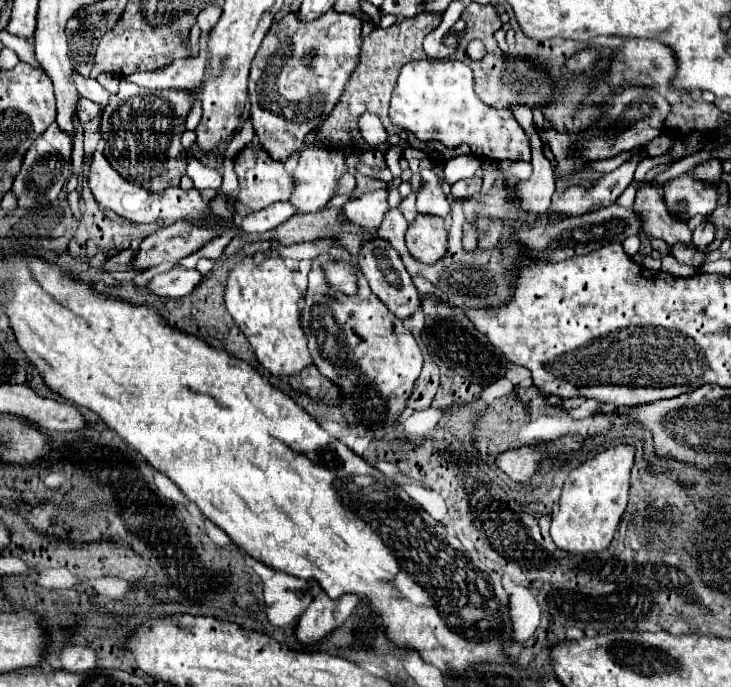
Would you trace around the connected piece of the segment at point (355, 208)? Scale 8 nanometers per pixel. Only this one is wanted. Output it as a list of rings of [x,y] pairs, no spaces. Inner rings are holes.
[[[387,190],[369,192],[357,200],[349,200],[343,206],[343,210],[355,224],[365,226],[365,228],[377,228],[381,224],[383,214],[389,210]]]

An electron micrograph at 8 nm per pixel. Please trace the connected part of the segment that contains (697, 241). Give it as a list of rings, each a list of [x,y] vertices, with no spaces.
[[[701,222],[695,230],[693,230],[693,246],[697,250],[707,248],[715,238],[715,226],[707,226],[707,222]]]

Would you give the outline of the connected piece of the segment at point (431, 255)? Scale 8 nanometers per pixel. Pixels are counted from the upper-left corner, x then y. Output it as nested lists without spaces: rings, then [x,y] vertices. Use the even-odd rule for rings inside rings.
[[[417,214],[407,228],[405,240],[415,260],[425,264],[437,262],[447,252],[447,230],[443,226],[443,218]]]

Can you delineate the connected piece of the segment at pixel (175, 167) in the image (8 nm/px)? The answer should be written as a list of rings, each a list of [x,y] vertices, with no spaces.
[[[121,78],[119,94],[109,100],[101,116],[103,154],[125,180],[151,192],[179,186],[179,180],[185,174],[185,148],[181,146],[181,134],[185,130],[189,108],[191,100],[187,92],[149,90]]]

